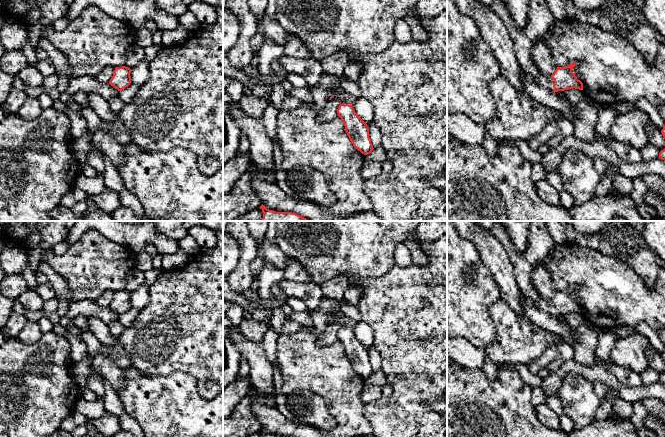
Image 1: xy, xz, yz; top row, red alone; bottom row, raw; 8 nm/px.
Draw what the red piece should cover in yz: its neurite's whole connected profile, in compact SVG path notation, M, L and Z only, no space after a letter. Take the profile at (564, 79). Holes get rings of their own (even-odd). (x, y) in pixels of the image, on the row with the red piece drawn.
M572 63L566 67L557 67L551 76L544 76L540 73L535 79L538 84L553 92L565 91L573 88L583 90L583 83L578 80L572 72L575 66L576 63Z

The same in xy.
M126 66L116 67L109 84L122 91L131 84L131 69Z

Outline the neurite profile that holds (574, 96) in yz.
M573 88L573 89L568 89L562 92L565 94L567 100L572 105L578 104L582 99L585 98L585 93L583 90Z

